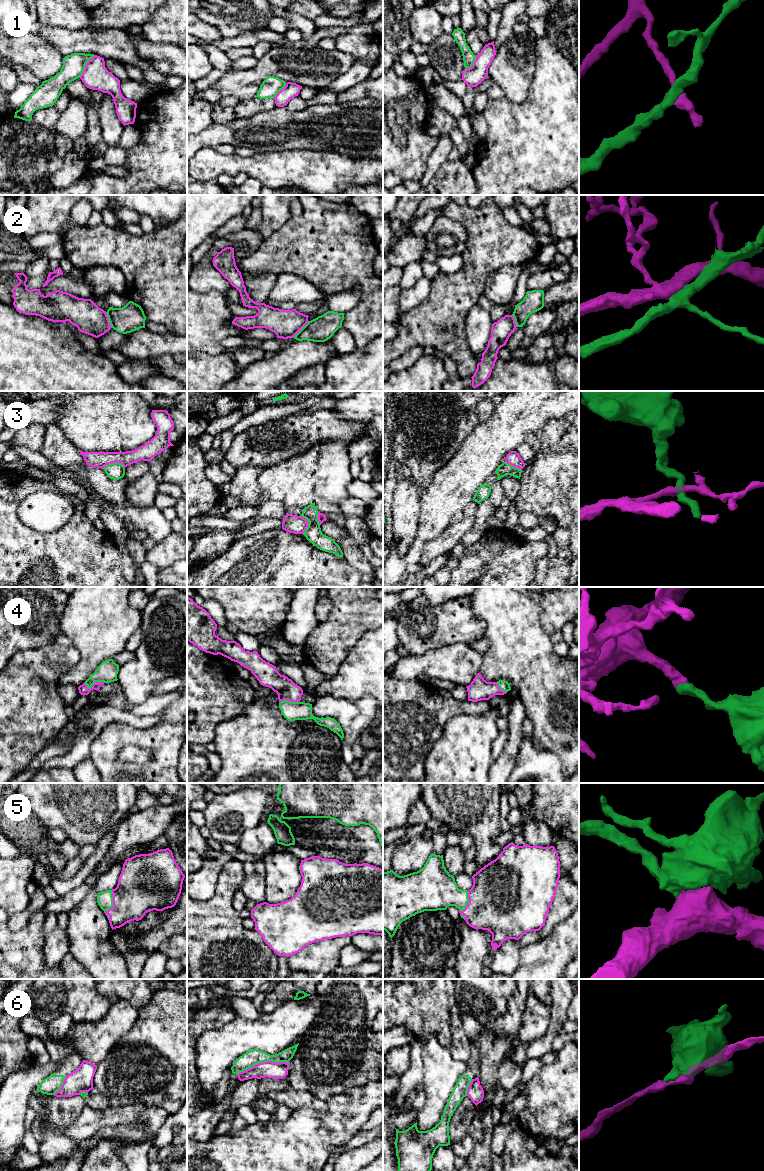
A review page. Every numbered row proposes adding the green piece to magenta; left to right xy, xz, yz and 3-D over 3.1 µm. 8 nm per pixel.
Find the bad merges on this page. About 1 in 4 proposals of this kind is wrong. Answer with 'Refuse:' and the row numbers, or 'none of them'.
Refuse: 1, 2, 3, 6

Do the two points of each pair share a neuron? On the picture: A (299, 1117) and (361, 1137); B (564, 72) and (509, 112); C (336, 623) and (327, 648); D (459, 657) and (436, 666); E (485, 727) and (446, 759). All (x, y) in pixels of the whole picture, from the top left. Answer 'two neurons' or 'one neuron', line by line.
A: two neurons
B: one neuron
C: one neuron
D: one neuron
E: one neuron

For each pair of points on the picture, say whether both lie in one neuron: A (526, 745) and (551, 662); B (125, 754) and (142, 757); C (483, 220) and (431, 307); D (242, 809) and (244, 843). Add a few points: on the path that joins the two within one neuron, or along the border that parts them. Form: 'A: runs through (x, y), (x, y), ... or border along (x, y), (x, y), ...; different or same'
A: border along (531, 737), (537, 746), (550, 751); different
B: runs through (129, 754), (138, 756); same
C: runs through (483, 243), (483, 255), (478, 265), (454, 289); same
D: border along (263, 820), (254, 827), (247, 828), (240, 835); different

